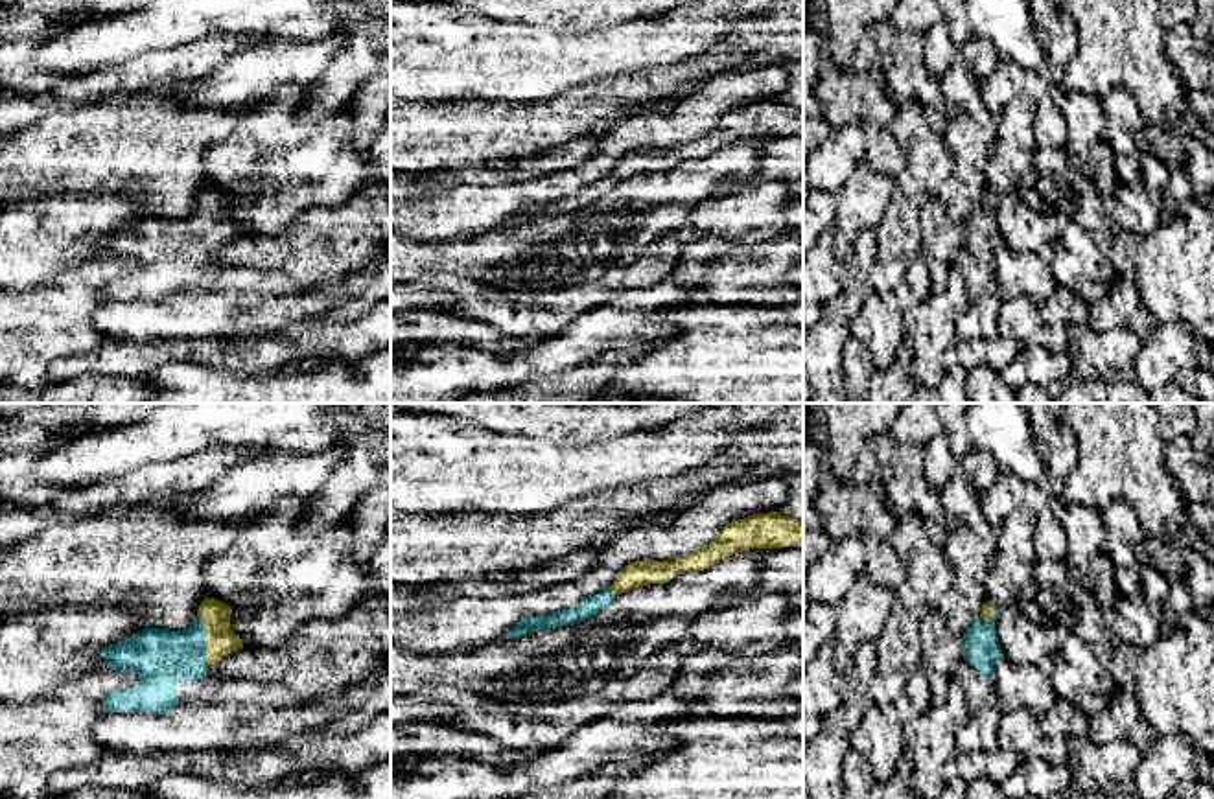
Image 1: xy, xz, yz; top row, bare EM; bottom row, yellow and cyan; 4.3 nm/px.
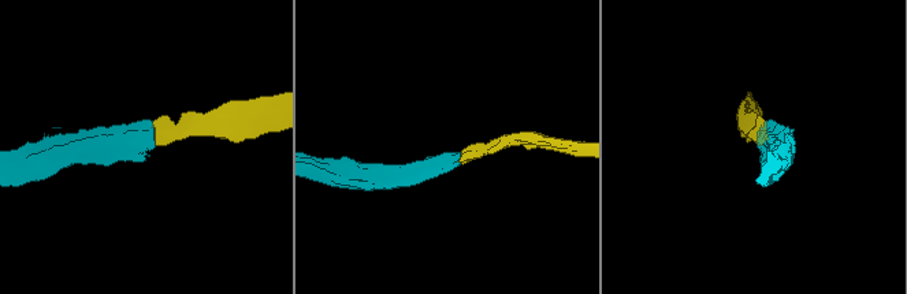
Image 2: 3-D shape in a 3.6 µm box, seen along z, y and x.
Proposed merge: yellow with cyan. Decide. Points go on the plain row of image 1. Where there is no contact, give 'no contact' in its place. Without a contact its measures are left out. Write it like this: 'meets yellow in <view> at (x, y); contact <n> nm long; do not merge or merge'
meets yellow in xy at (205, 225); contact 260 nm long; merge

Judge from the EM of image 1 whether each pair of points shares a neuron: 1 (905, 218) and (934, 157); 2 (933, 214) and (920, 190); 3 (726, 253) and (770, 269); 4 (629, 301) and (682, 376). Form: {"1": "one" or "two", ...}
{"1": "one", "2": "two", "3": "one", "4": "two"}

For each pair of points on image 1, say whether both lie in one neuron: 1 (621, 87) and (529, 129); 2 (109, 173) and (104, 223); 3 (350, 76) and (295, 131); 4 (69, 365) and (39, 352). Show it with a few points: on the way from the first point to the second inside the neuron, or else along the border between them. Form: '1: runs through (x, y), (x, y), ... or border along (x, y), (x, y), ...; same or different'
1: runs through (599, 98), (551, 122); same
2: border along (65, 194), (128, 197), (144, 214); different
3: border along (341, 105), (328, 111); different
4: border along (98, 348), (58, 358), (50, 365), (48, 380); different

